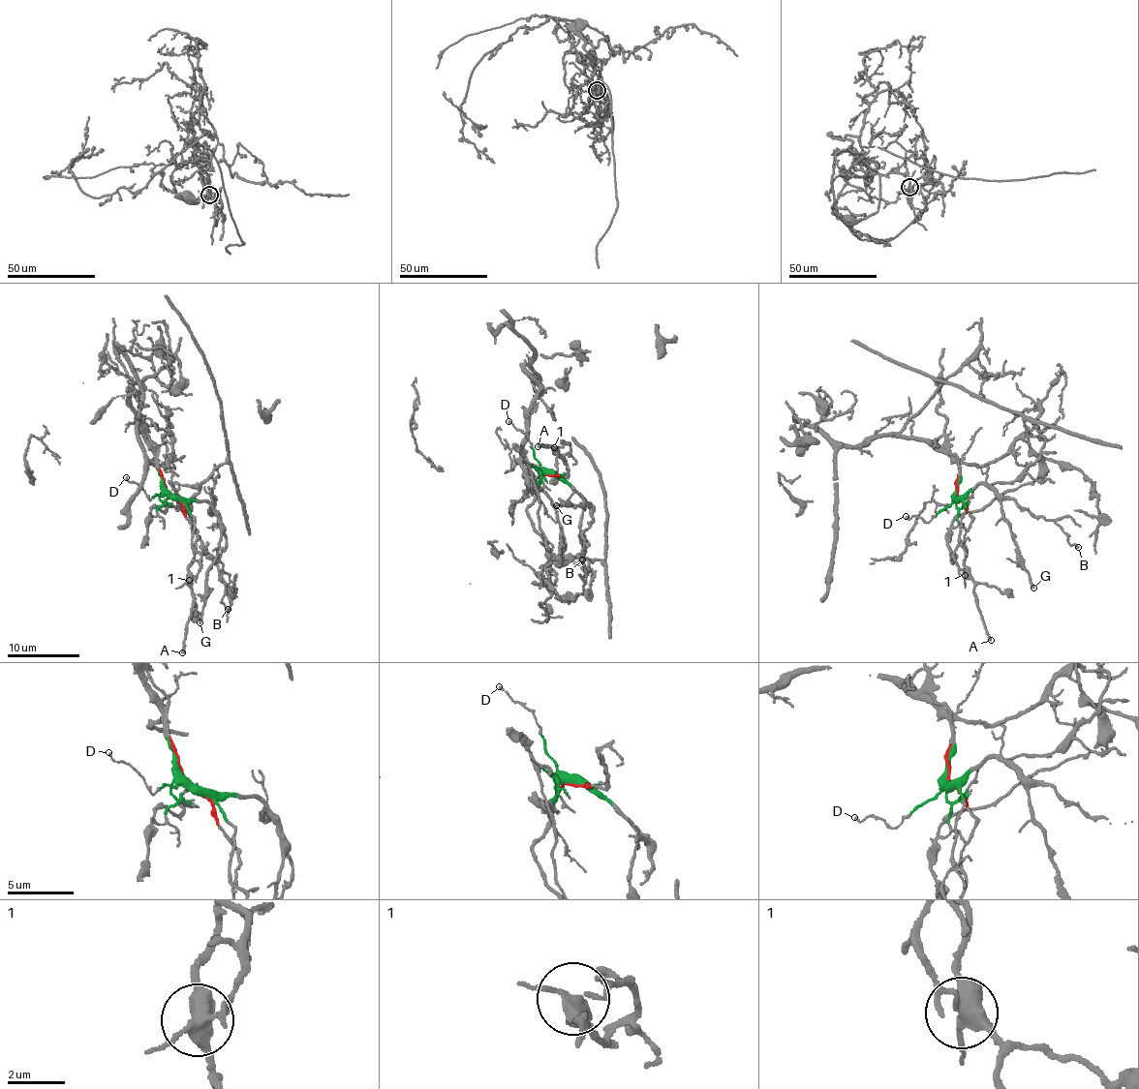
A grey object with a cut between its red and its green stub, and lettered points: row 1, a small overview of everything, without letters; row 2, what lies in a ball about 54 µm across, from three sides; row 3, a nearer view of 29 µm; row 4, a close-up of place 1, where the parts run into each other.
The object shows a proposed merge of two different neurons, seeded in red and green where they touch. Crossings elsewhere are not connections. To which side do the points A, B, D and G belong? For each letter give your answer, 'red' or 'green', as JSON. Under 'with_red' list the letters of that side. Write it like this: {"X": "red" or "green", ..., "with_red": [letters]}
{"A": "red", "B": "green", "D": "green", "G": "green", "with_red": ["A"]}

